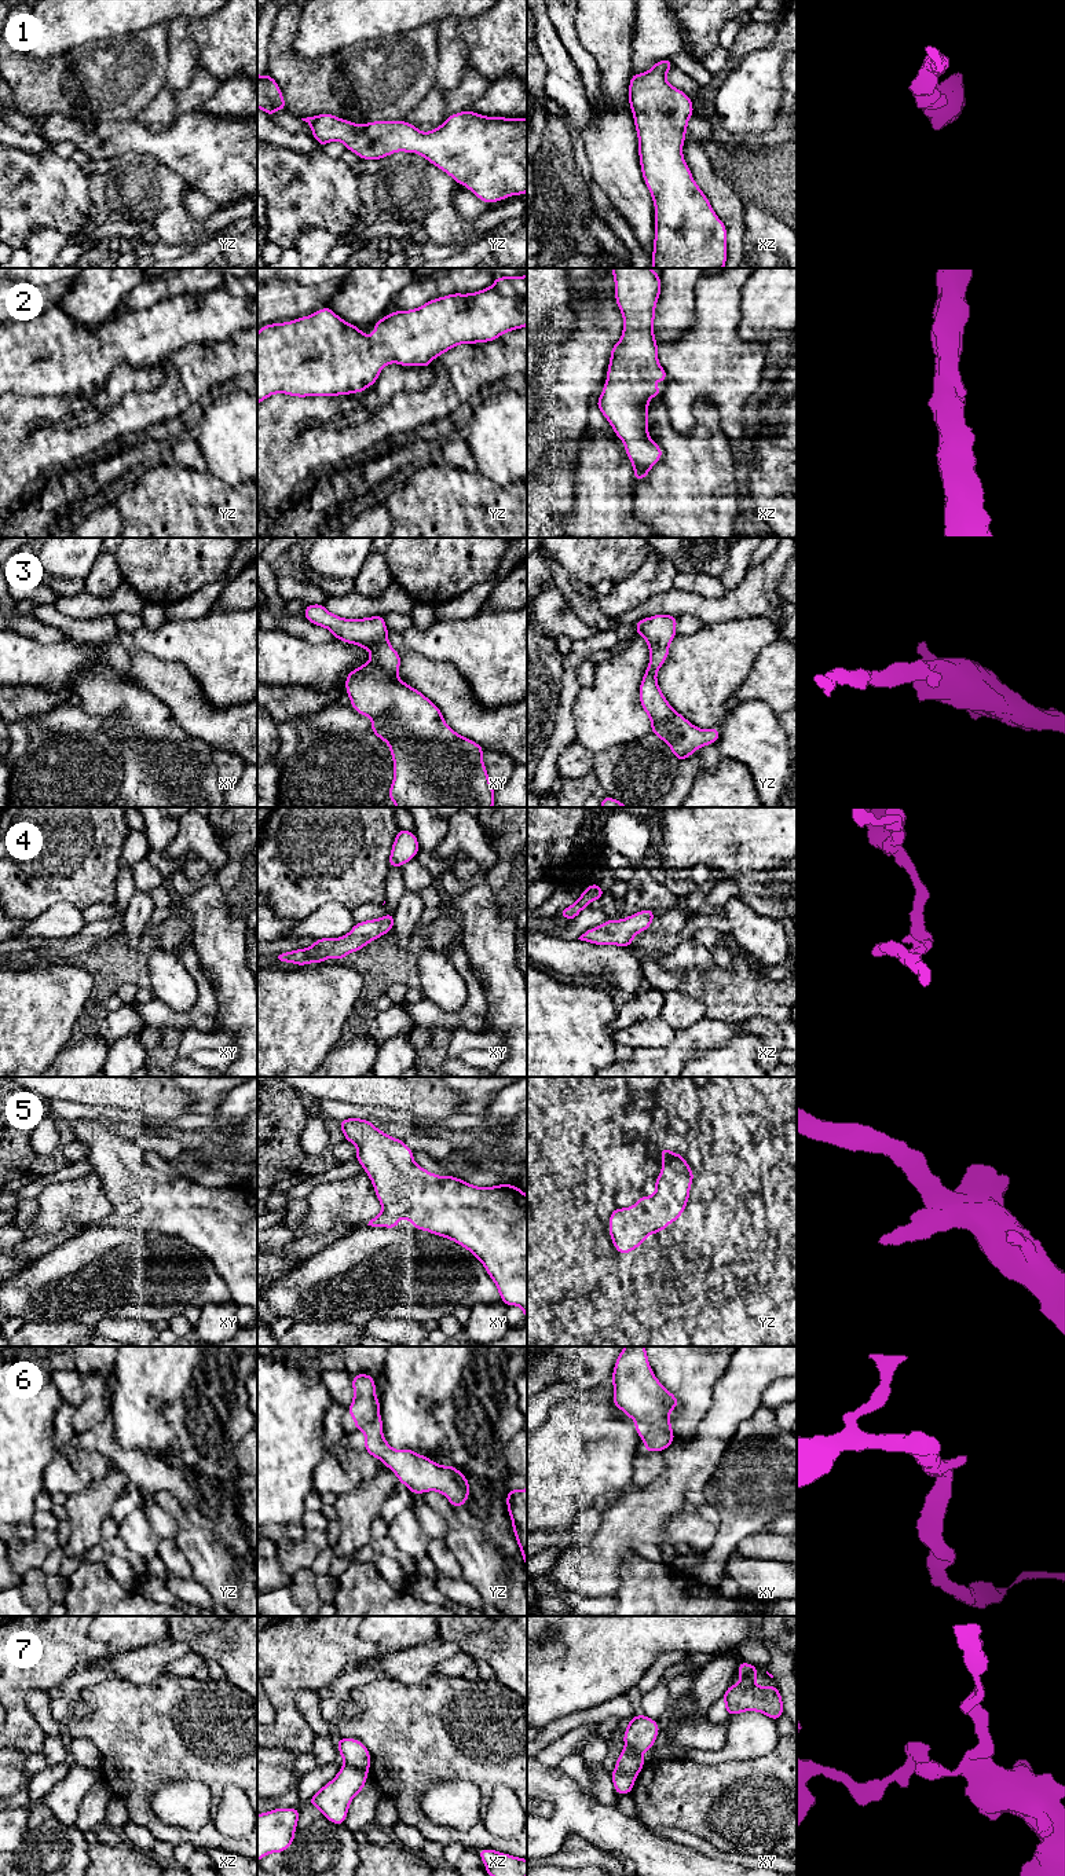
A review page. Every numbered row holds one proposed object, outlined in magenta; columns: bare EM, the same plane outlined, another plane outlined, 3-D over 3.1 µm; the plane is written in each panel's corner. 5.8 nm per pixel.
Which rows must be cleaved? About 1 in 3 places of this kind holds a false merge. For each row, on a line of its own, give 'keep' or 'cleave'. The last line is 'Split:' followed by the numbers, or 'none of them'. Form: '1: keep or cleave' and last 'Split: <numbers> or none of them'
1: keep
2: keep
3: keep
4: keep
5: keep
6: cleave
7: cleave
Split: 6, 7

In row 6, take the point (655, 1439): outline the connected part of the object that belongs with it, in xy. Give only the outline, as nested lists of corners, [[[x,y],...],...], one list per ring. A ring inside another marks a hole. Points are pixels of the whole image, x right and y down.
[[[636,1422],[634,1428],[640,1439],[644,1440],[647,1454],[654,1451],[665,1451],[676,1437],[671,1429],[660,1428],[656,1425]]]

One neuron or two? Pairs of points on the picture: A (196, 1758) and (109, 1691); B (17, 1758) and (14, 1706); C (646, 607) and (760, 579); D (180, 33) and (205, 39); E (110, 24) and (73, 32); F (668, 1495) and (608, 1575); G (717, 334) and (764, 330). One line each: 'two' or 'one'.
A: one
B: two
C: one
D: two
E: one
F: one
G: two

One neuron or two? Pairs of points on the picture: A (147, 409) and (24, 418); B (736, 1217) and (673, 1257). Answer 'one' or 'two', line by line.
A: one
B: one

